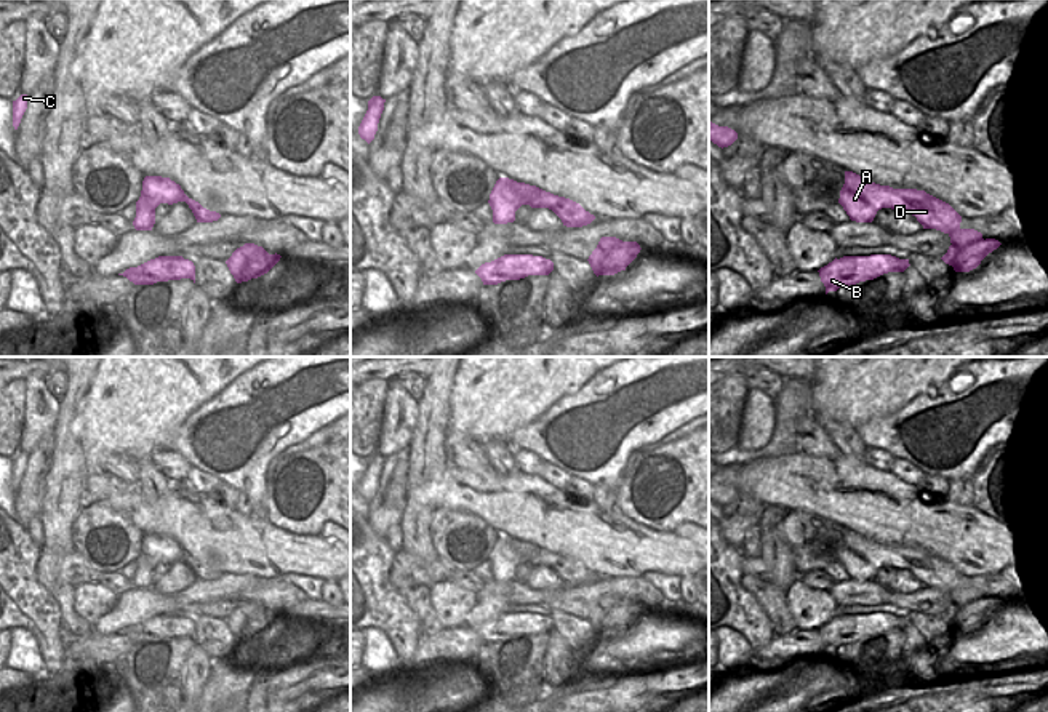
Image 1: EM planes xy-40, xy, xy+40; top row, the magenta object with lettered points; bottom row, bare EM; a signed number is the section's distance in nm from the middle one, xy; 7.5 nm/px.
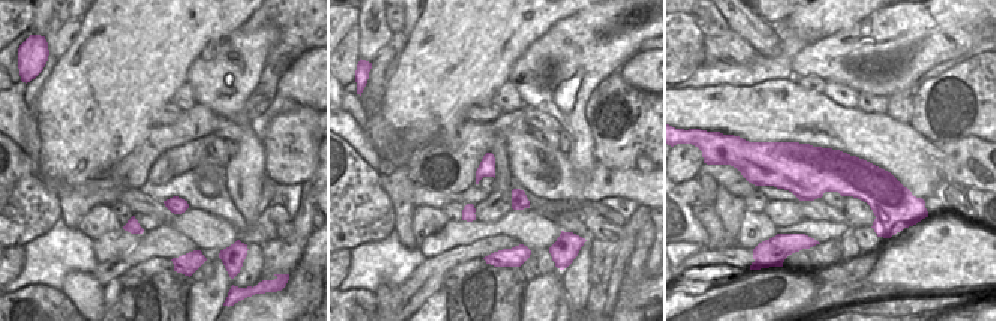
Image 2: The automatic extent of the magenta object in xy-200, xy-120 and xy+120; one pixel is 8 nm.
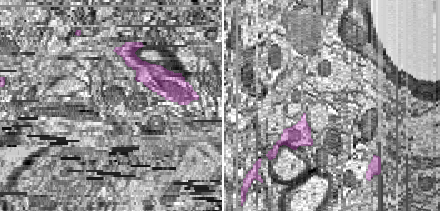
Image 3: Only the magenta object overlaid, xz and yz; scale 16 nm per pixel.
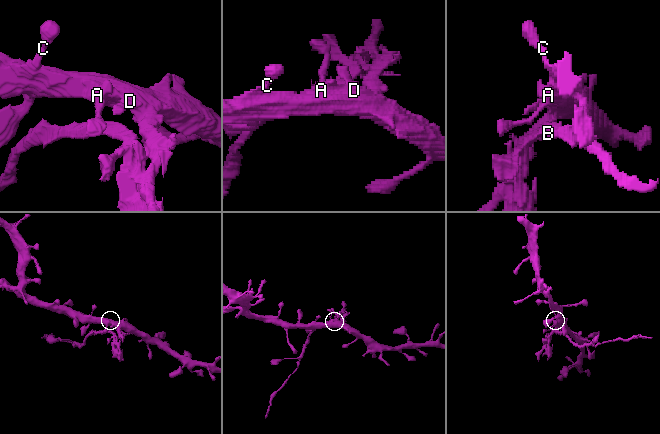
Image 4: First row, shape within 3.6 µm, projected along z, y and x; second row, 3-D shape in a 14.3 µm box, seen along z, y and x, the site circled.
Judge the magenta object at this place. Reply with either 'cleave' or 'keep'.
cleave

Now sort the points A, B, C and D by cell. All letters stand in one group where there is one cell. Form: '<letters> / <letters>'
A C D / B

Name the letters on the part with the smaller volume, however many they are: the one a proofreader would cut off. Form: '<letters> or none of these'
B

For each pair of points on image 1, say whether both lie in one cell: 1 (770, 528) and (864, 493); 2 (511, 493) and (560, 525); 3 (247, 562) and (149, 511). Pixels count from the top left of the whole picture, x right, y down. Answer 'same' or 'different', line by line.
1: different
2: same
3: same

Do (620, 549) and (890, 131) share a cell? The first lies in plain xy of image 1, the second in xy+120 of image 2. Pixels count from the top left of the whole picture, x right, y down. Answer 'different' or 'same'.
same

